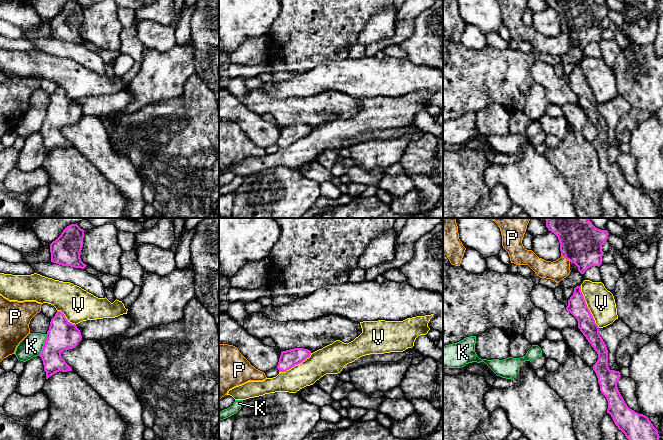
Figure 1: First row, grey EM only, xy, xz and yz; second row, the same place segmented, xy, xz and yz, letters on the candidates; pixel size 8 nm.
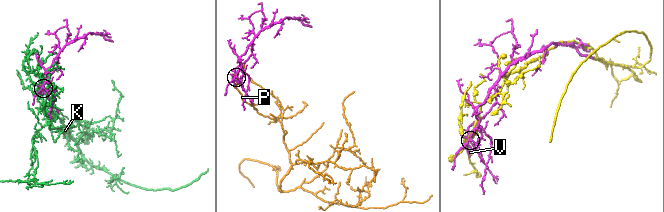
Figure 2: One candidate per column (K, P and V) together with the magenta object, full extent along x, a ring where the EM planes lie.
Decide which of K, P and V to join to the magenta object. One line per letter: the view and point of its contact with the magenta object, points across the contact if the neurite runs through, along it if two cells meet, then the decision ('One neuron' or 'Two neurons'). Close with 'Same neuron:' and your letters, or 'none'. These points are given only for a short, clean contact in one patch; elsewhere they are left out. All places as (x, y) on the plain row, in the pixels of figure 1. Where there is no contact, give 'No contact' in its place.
K: Touches magenta at xy (44, 121). Boundary: xy (46, 110), (43, 124), (38, 131). Two neurons
P: Touches magenta at yz (566, 34). Two neurons
V: Touches magenta at yz (586, 82). One neuron
Same neuron: V

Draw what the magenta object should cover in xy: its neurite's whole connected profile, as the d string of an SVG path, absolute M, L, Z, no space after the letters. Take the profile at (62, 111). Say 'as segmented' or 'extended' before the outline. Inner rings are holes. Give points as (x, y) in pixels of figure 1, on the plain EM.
as segmented | M57 87L51 95L46 116L39 131L43 137L46 155L59 147L72 147L61 129L75 124L81 116L82 111L77 102L70 99L61 87Z

